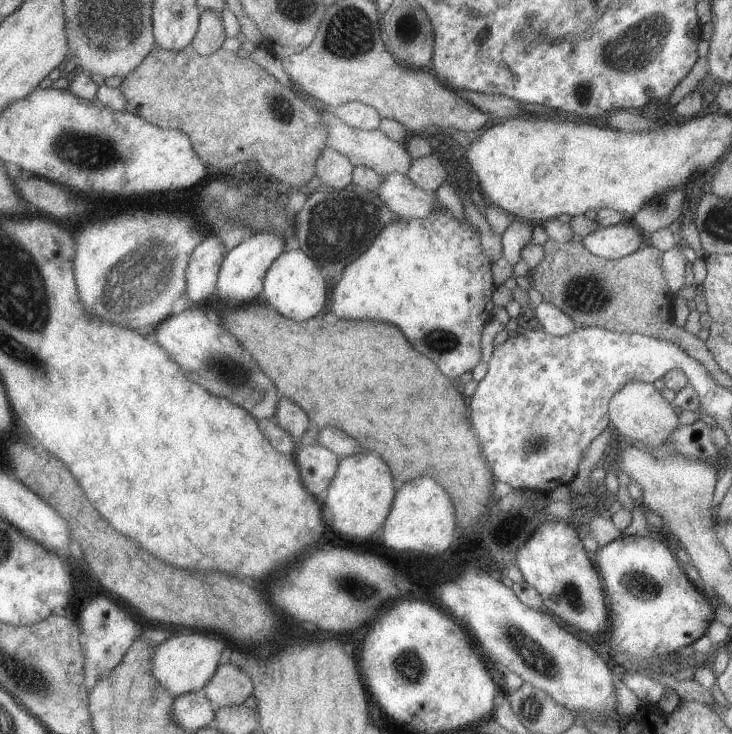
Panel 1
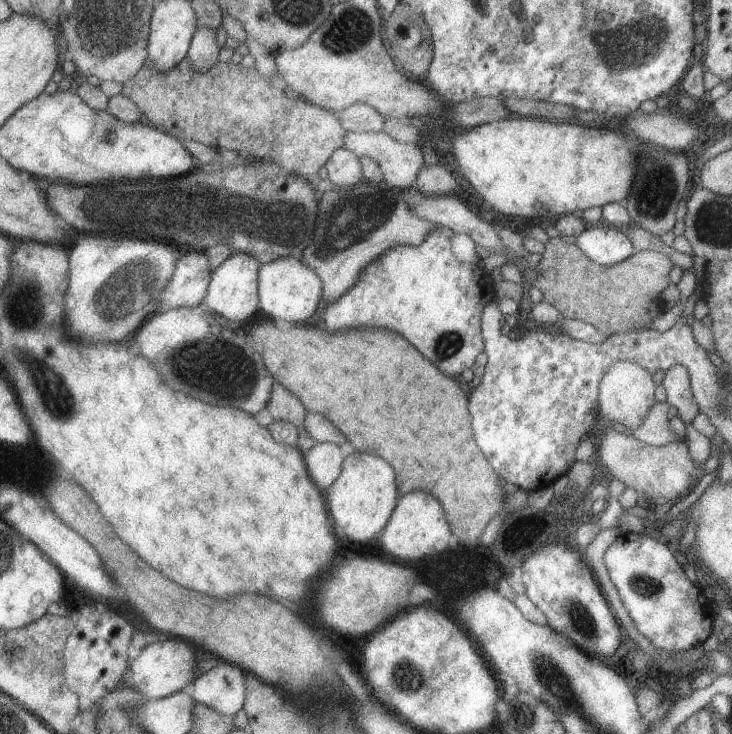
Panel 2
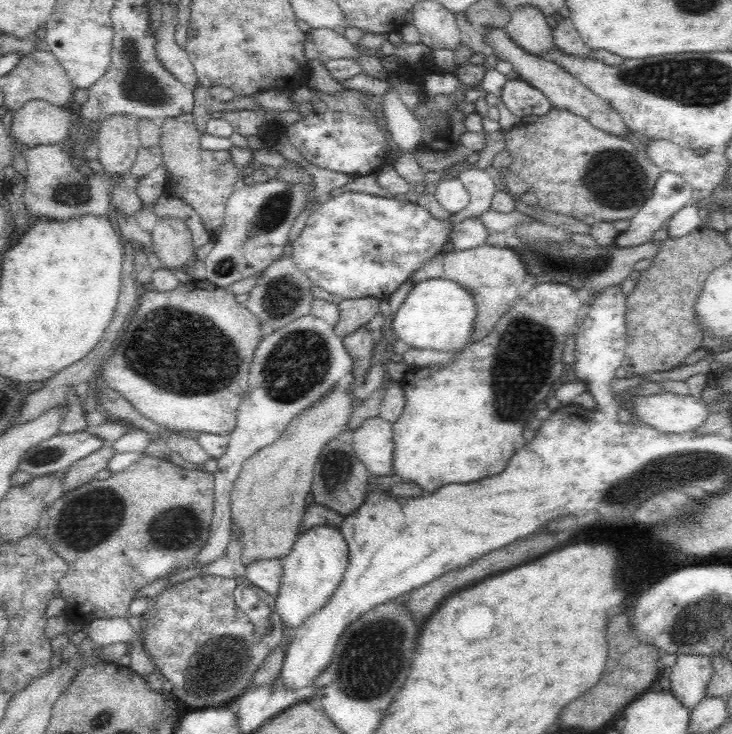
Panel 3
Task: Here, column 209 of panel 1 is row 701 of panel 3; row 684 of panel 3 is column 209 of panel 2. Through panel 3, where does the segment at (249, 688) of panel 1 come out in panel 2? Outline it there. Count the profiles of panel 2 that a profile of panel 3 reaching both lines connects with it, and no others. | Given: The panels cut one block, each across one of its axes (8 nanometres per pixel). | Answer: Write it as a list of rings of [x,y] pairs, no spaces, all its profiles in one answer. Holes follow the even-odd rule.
[[[221,660],[191,684],[189,696],[197,704],[213,708],[223,716],[235,716],[235,712],[245,706],[245,686],[245,672],[239,666]]]

